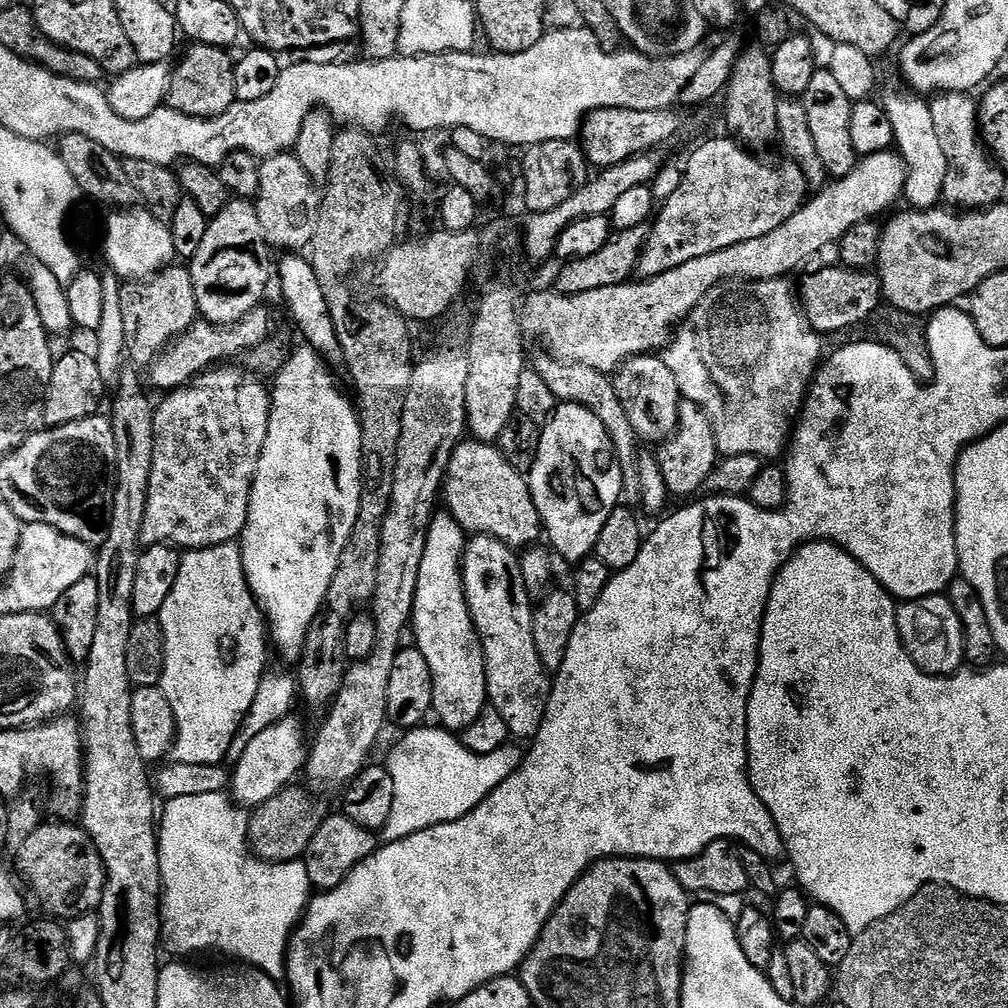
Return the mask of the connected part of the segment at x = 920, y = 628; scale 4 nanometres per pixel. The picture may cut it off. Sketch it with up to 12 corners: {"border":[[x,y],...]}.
{"border":[[947,595],[896,609],[906,654],[928,676],[965,663],[962,622]]}

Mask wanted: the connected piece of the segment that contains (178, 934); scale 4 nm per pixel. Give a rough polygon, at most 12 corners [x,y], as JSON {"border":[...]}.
{"border":[[224,792],[158,820],[162,948],[271,980],[313,891]]}

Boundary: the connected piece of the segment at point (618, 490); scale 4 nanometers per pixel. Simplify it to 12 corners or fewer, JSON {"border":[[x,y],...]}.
{"border":[[561,403],[527,477],[555,555],[593,555],[624,495],[606,426]]}

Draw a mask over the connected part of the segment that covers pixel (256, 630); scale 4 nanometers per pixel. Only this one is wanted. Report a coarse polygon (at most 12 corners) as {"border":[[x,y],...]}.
{"border":[[240,544],[193,548],[162,602],[171,759],[223,765],[270,636]]}

